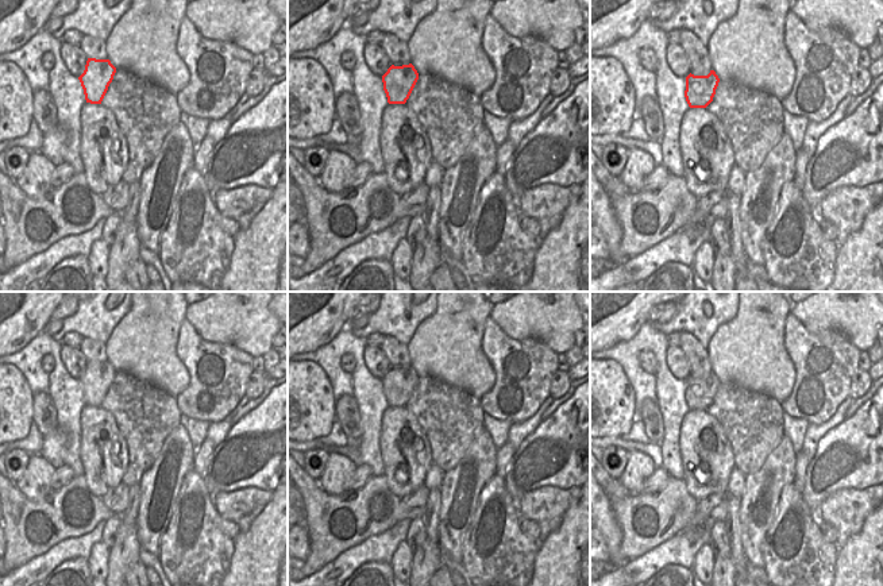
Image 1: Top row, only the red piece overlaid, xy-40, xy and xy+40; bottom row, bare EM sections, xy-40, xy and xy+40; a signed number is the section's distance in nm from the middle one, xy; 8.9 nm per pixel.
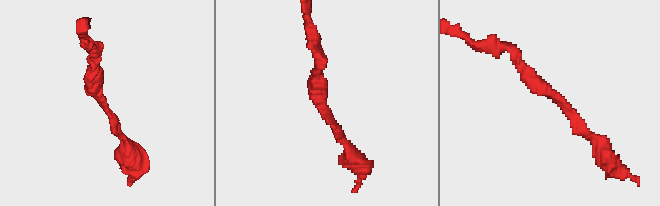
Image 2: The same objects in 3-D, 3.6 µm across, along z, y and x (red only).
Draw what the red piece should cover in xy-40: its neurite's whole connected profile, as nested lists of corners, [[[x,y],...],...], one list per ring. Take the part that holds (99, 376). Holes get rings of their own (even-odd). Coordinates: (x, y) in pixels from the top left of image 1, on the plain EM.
[[[88,361],[84,375],[78,379],[85,402],[90,406],[101,406],[116,370],[109,362]]]

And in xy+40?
[[[714,373],[707,378],[689,377],[686,379],[685,400],[690,410],[706,410],[716,397],[720,381]]]

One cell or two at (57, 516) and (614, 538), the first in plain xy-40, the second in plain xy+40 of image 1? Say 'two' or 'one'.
two

